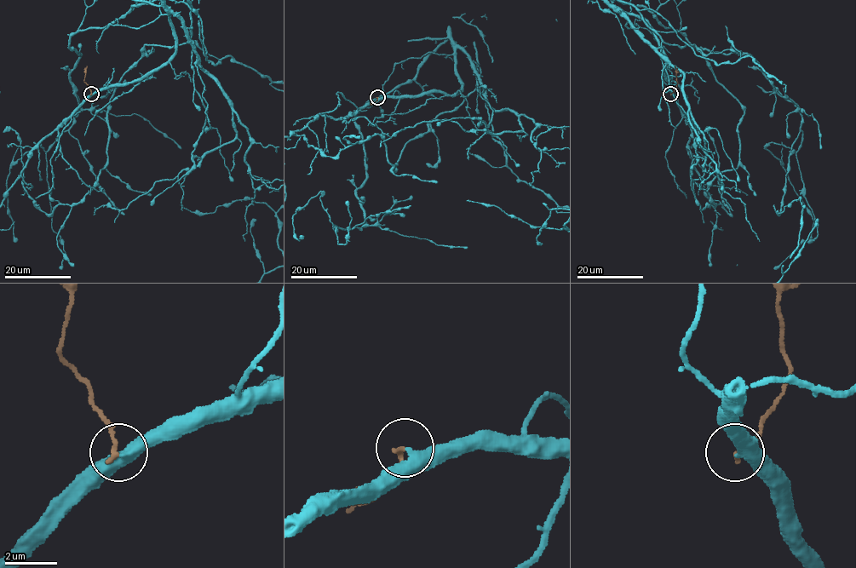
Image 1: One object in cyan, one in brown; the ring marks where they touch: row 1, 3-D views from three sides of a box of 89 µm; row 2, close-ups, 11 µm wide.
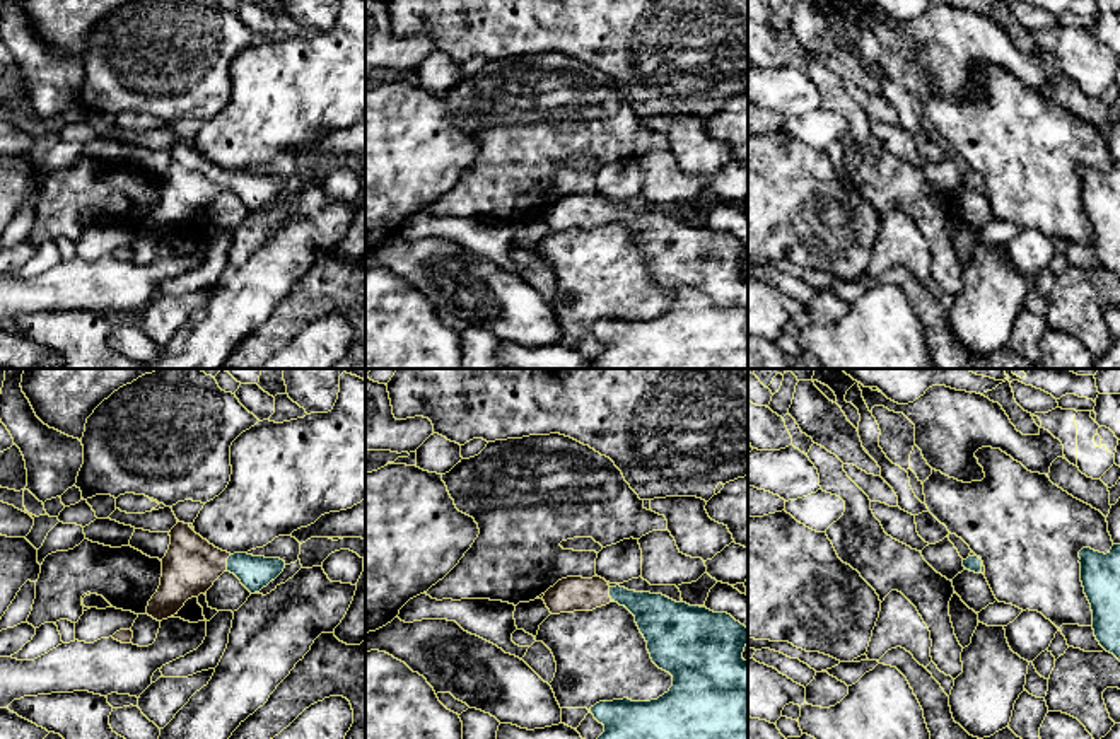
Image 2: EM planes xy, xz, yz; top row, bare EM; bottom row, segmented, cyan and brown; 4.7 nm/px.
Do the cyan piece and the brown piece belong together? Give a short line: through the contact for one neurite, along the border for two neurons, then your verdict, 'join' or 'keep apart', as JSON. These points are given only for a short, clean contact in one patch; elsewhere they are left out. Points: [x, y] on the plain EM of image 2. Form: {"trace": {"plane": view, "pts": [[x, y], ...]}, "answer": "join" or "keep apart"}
{"trace": {"plane": "xy", "pts": [[255, 190], [239, 181], [227, 180], [193, 181], [190, 185]]}, "answer": "join"}

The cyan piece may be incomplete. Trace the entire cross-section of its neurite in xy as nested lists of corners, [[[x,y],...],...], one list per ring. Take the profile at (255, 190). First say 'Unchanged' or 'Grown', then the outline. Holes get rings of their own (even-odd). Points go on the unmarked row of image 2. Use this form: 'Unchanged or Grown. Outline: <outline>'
Grown. Outline: [[[179,138],[169,154],[169,167],[160,177],[160,203],[147,224],[147,232],[157,239],[178,232],[188,217],[207,212],[225,188],[254,212],[285,186],[285,179],[280,176],[222,169],[196,152],[190,142]]]

